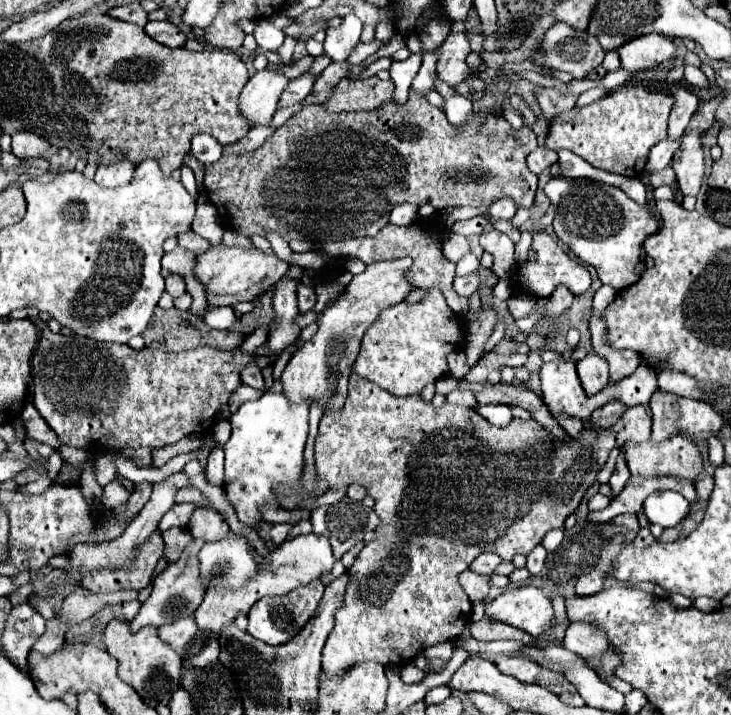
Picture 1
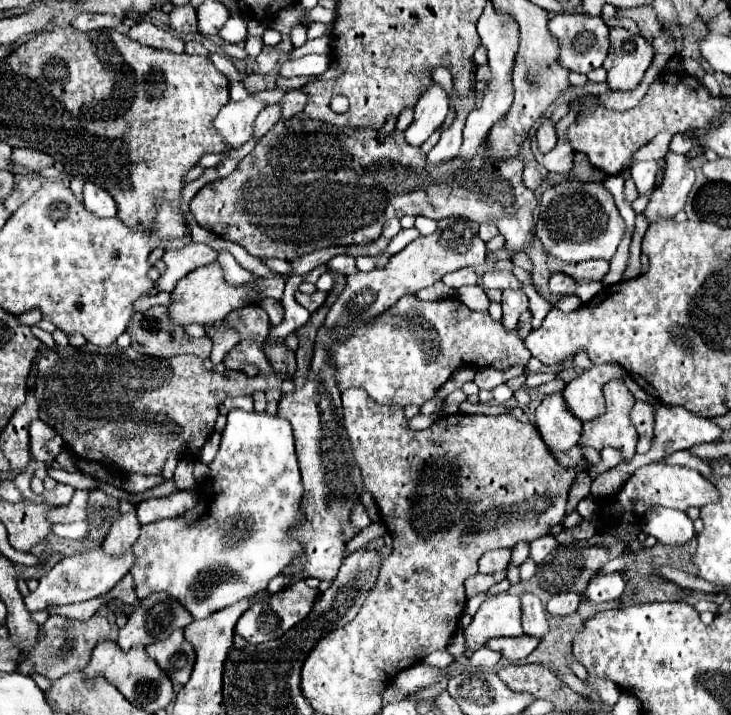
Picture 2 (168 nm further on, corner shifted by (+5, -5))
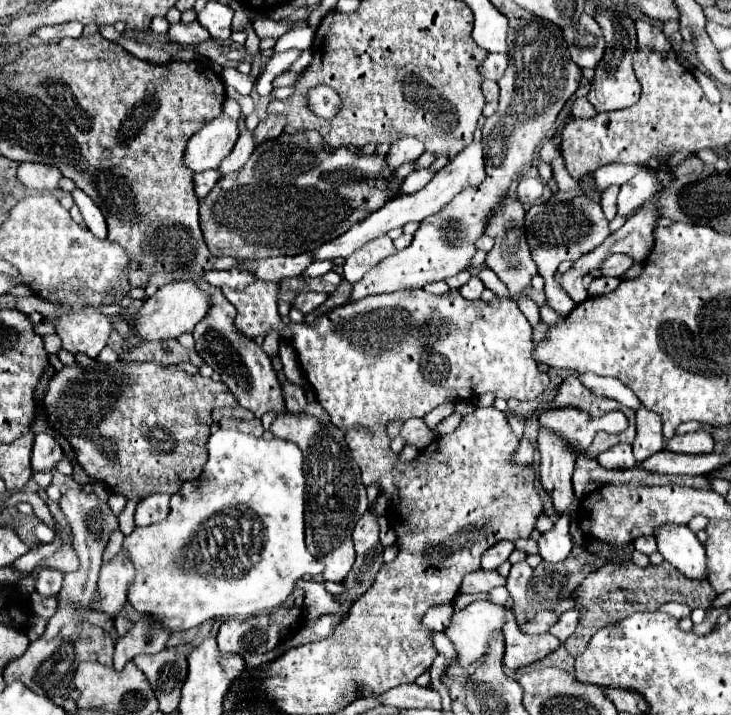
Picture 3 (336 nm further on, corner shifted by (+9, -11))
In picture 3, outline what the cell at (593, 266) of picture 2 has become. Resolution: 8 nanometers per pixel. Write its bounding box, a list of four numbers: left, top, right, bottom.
[600,253,632,277]

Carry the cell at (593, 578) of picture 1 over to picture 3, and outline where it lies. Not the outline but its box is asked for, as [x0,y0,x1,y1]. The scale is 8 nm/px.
[520,611,558,635]

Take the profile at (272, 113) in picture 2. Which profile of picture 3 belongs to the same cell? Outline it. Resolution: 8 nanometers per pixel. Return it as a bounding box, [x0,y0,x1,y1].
[218,129,256,177]

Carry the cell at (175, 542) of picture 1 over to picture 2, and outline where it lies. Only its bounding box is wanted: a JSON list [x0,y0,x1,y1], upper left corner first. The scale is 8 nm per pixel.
[130,411,304,619]

